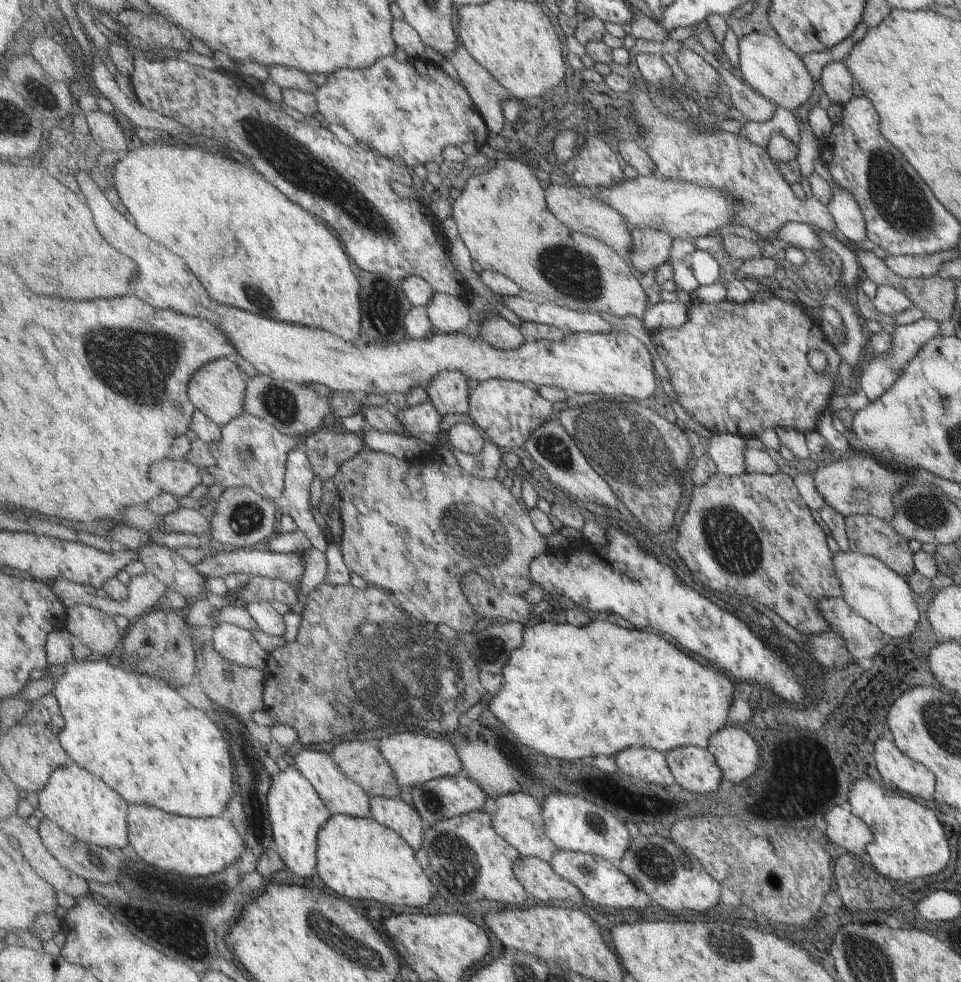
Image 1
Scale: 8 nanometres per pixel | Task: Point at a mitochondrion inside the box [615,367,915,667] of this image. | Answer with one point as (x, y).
(735, 546)

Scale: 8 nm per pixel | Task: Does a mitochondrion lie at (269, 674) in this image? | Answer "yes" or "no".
no

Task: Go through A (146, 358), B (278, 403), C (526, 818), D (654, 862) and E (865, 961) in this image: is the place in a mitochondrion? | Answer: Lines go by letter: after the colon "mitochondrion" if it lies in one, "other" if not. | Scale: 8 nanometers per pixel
A: mitochondrion
B: mitochondrion
C: other
D: mitochondrion
E: mitochondrion

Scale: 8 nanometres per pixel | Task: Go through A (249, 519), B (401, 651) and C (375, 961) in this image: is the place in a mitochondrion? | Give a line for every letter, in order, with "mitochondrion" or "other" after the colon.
A: mitochondrion
B: mitochondrion
C: mitochondrion

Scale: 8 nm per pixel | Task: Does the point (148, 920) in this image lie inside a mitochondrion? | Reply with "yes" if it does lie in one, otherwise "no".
yes

